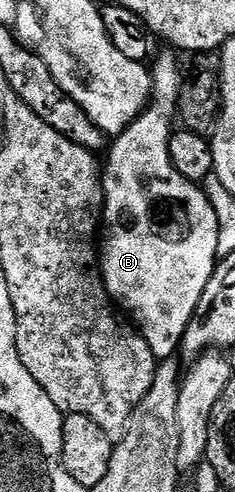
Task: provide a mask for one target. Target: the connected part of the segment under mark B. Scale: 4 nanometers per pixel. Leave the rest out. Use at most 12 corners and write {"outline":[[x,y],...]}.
{"outline":[[184,79],[101,173],[102,285],[155,361],[181,349],[219,259],[216,210],[168,142]]}

